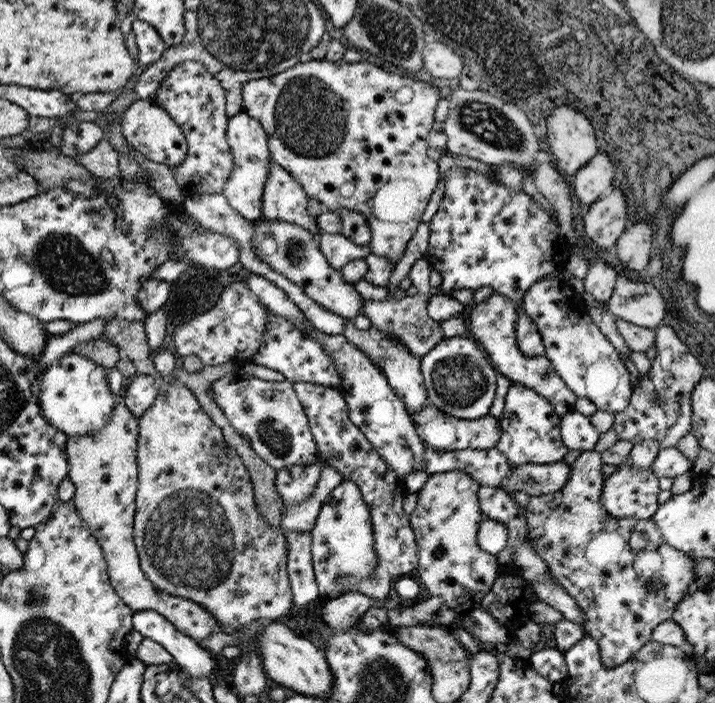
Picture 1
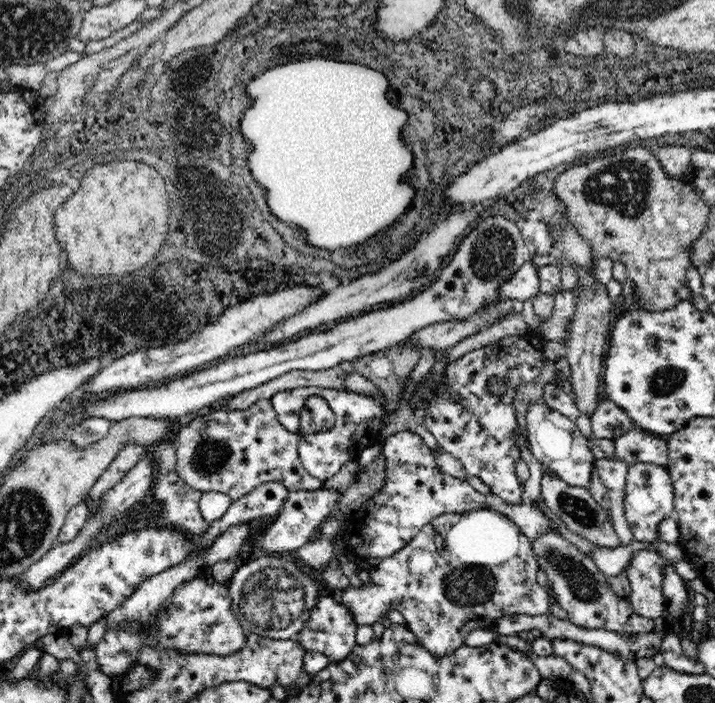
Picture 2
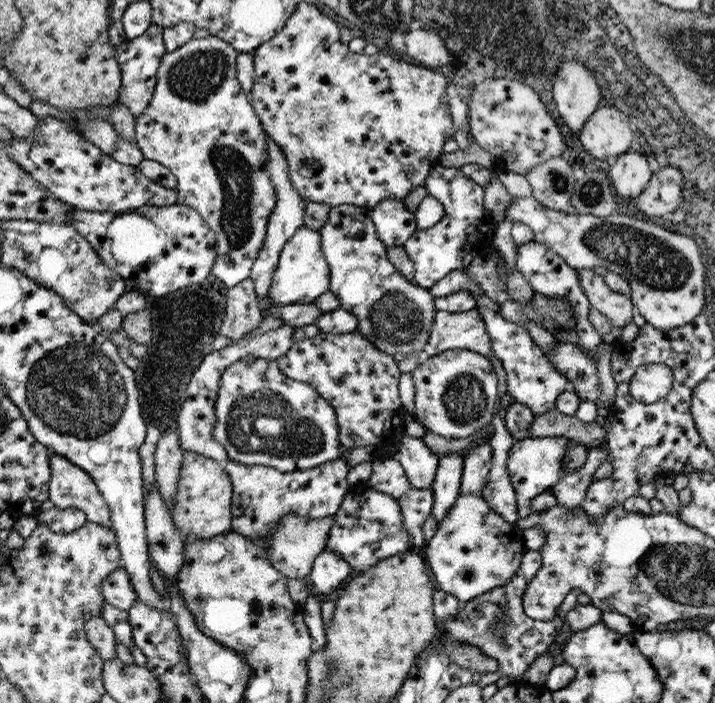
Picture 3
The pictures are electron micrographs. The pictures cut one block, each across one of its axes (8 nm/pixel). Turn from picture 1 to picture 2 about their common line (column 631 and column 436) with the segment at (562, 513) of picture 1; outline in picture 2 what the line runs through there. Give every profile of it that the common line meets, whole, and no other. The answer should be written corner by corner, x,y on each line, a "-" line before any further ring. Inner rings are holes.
494,510
446,514
424,526
424,530
418,532
418,536
402,550
366,570
370,574
370,584
350,584
342,594
342,602
348,612
356,616
358,626
374,626
376,622
386,622
390,612
400,612
410,632
432,656
450,656
454,650
464,646
472,632
480,632
484,638
492,636
500,620
520,614
552,614
552,594
550,588
538,584
538,570
540,564
534,556
532,542
508,516

